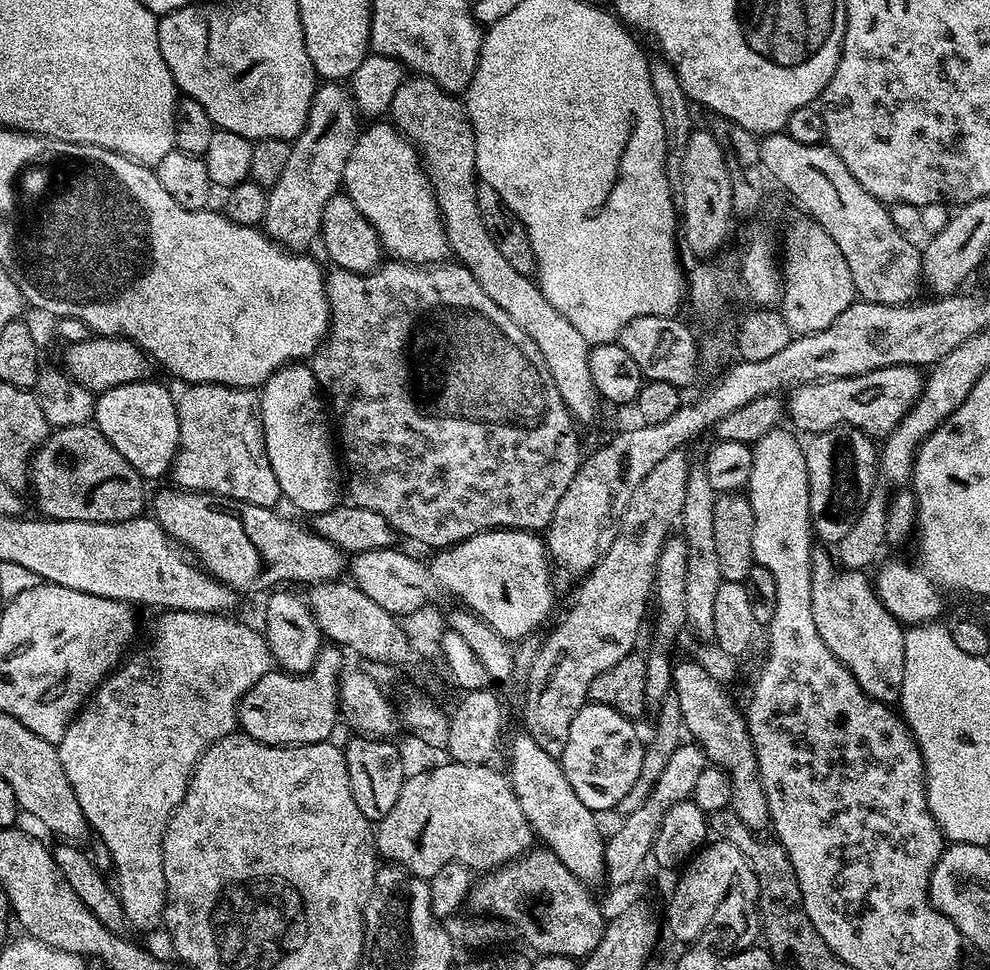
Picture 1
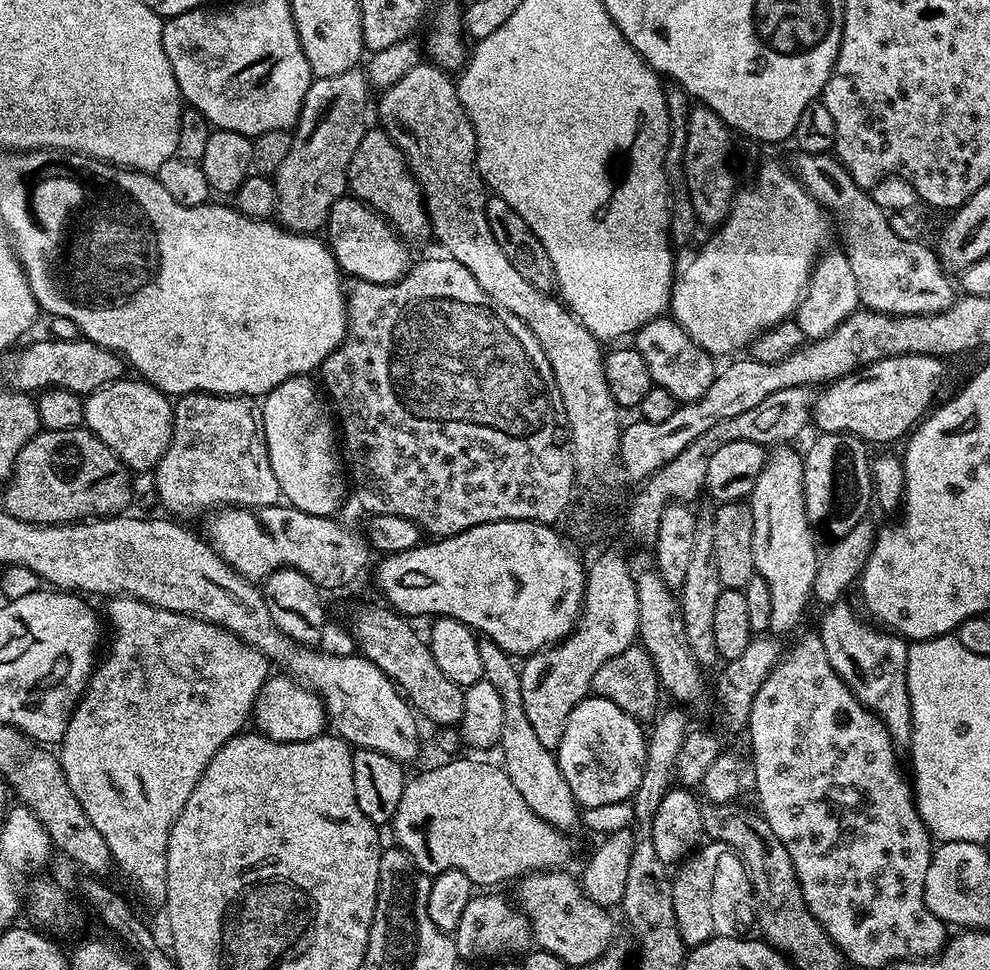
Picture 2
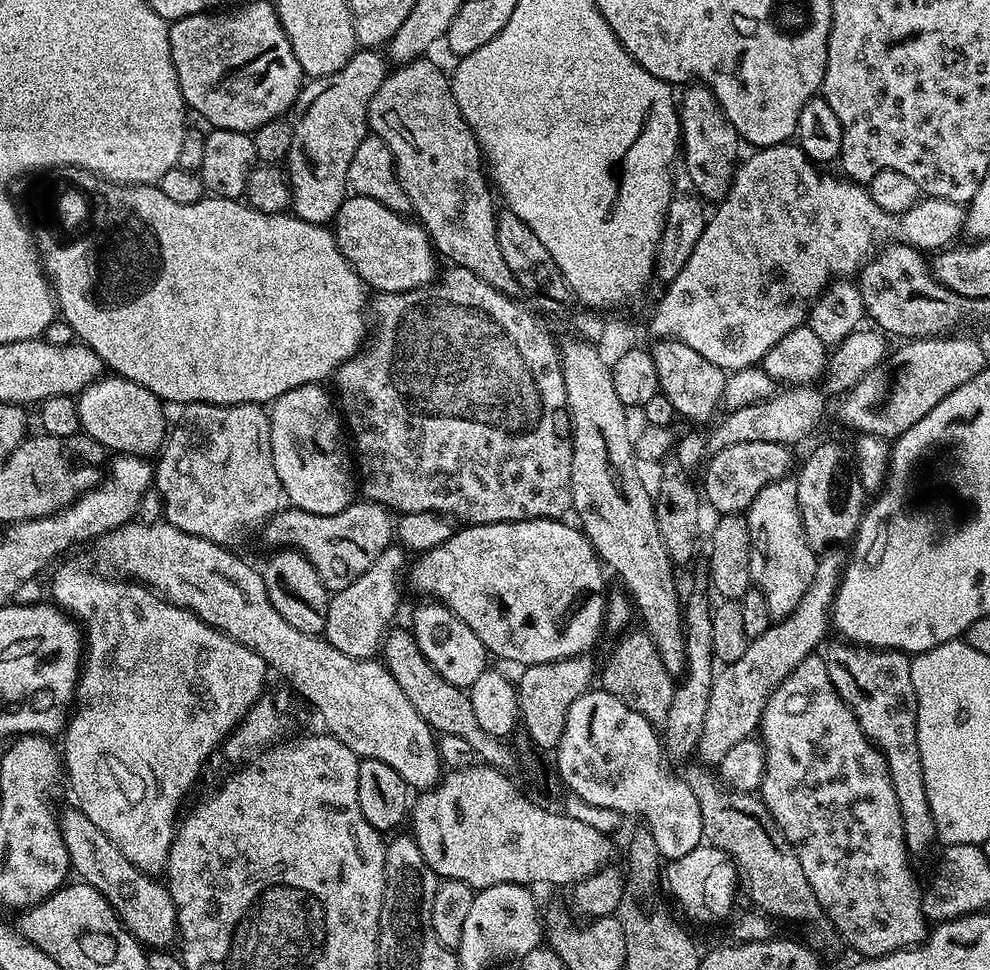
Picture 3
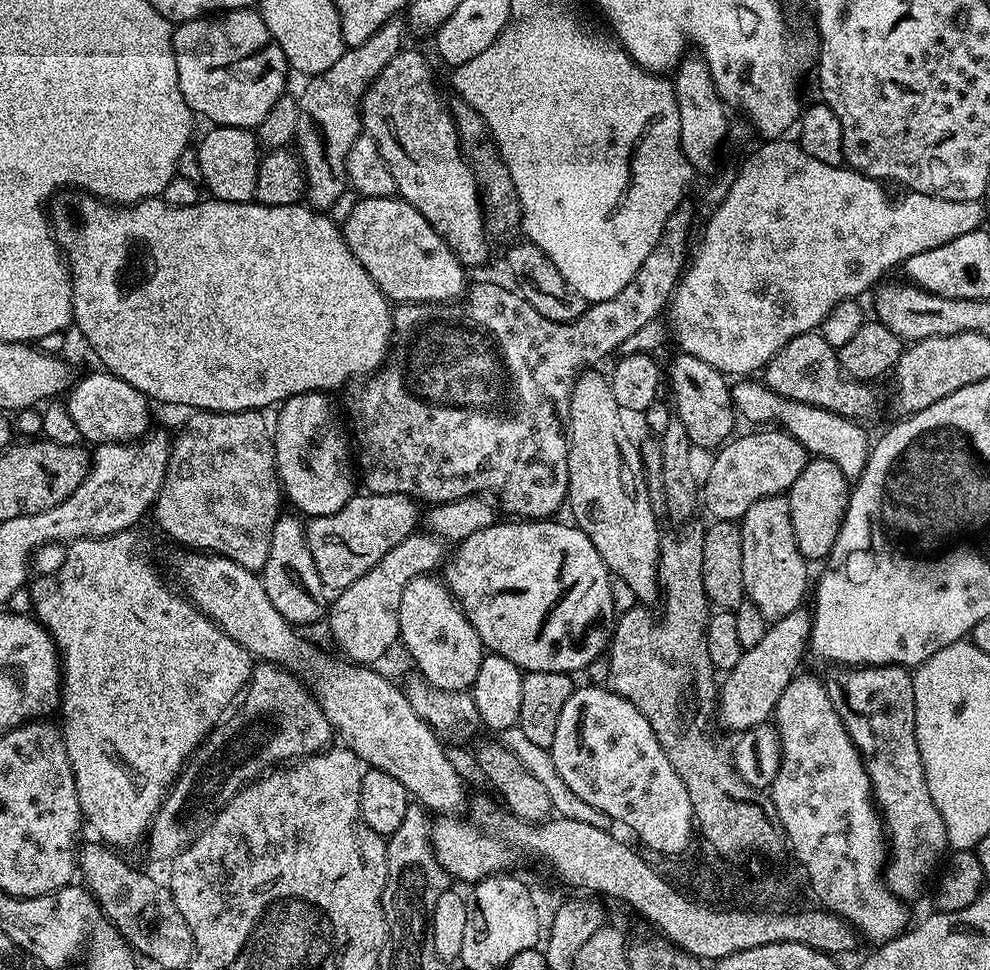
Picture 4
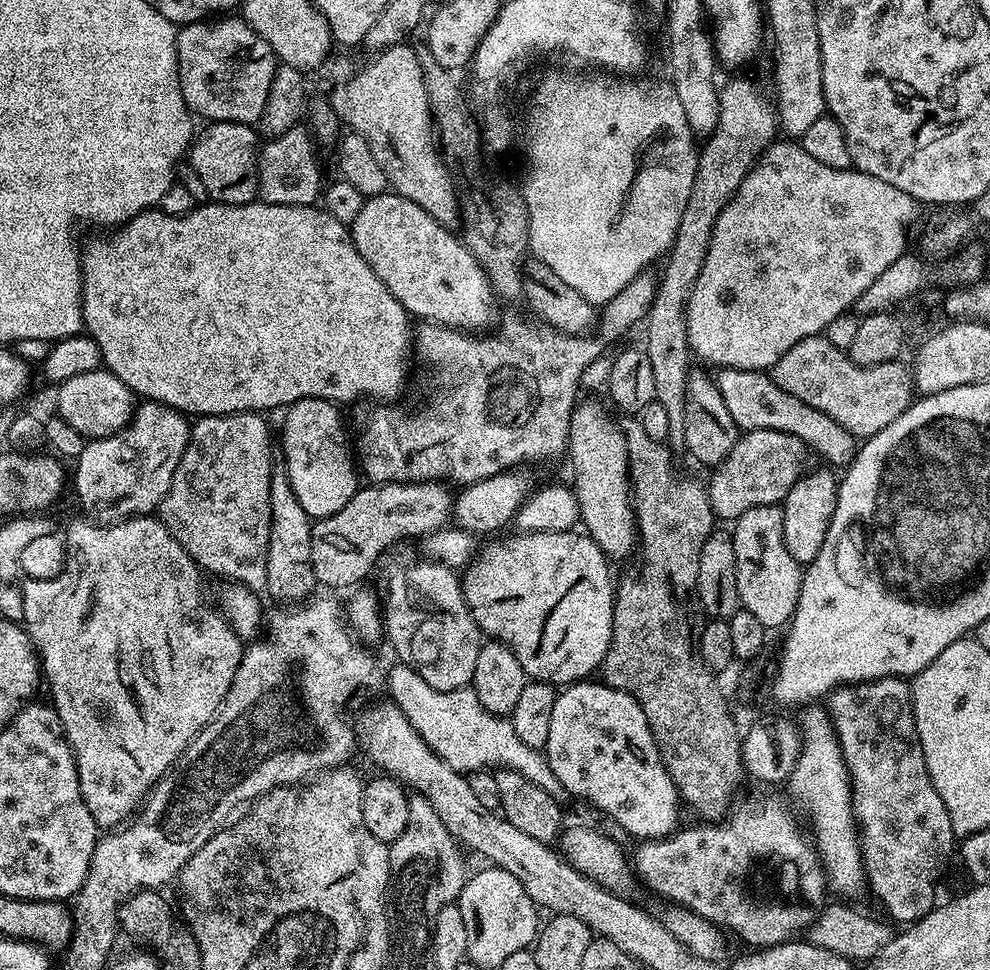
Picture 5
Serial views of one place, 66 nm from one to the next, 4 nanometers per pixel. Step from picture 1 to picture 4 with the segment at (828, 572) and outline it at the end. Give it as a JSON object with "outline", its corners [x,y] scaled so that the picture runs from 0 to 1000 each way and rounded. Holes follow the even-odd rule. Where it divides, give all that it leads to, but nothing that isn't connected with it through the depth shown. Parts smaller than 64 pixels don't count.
{"outline":[[[908,685],[840,687],[831,698],[838,724],[868,773],[881,807],[881,824],[889,835],[898,884],[893,910],[908,928],[921,930],[933,915],[945,890],[959,877],[956,847],[939,823],[931,777],[927,777],[923,740],[922,694]]]}

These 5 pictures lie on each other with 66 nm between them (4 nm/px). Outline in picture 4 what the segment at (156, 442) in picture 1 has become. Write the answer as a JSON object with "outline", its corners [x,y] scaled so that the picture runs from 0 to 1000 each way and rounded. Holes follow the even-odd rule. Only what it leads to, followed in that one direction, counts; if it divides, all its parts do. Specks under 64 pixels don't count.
{"outline":[[[98,381],[74,395],[67,408],[71,431],[79,439],[82,451],[93,460],[110,456],[132,456],[142,453],[151,444],[154,429],[149,426],[152,413],[131,394],[120,392],[112,384]]]}

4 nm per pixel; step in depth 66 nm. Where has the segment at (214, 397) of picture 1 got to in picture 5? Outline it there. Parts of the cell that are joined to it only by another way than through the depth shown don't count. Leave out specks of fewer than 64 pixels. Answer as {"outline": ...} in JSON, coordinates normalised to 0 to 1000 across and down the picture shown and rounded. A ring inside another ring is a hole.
{"outline":[[[233,425],[233,427],[230,429],[201,430],[201,432],[199,432],[197,436],[193,438],[190,447],[190,459],[184,468],[184,472],[180,476],[180,485],[176,485],[176,493],[172,497],[172,505],[170,506],[169,511],[166,512],[166,516],[162,519],[162,523],[160,525],[160,534],[168,543],[170,543],[172,551],[176,551],[176,555],[184,564],[186,564],[188,571],[192,571],[192,575],[198,578],[198,580],[202,582],[203,587],[205,587],[207,591],[213,592],[213,590],[216,590],[220,594],[227,594],[225,596],[227,599],[248,604],[253,609],[260,612],[266,611],[271,604],[271,597],[269,596],[269,567],[271,566],[271,560],[273,559],[273,534],[275,533],[275,527],[273,526],[273,497],[275,496],[275,484],[277,481],[277,475],[275,475],[275,458],[277,462],[277,456],[276,453],[275,456],[273,454],[273,449],[271,447],[271,437],[266,433],[267,431],[268,430],[262,425]]]}

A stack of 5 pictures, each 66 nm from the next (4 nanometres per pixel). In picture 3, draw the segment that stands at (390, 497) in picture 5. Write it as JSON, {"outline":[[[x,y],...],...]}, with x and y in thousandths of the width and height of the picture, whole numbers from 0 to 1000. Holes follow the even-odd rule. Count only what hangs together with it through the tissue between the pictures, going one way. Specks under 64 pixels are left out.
{"outline":[[[357,518],[341,530],[313,530],[294,522],[274,532],[266,541],[267,557],[276,566],[297,565],[312,577],[332,611],[354,604],[376,584],[398,557],[398,532],[391,524],[375,518]]]}

